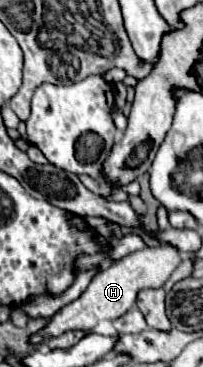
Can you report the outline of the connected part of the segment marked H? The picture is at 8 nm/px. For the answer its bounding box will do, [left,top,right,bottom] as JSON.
[33,246,179,342]

